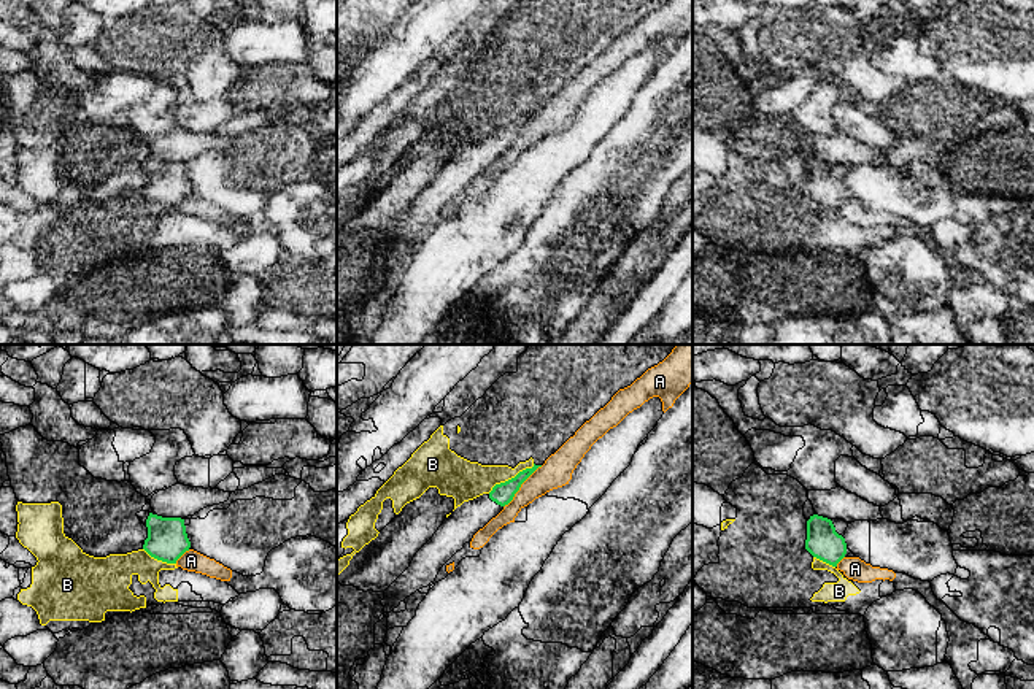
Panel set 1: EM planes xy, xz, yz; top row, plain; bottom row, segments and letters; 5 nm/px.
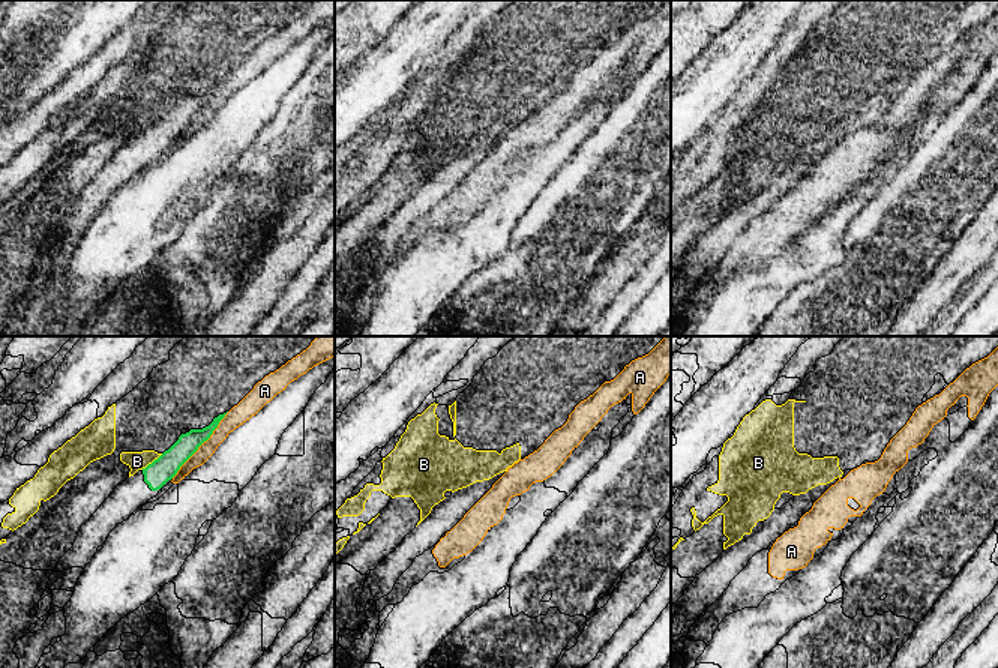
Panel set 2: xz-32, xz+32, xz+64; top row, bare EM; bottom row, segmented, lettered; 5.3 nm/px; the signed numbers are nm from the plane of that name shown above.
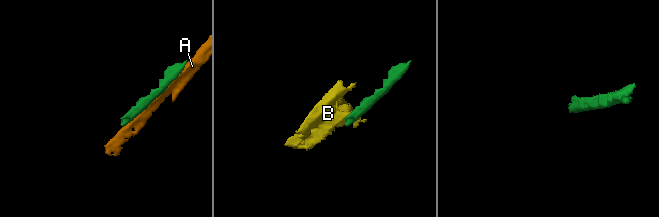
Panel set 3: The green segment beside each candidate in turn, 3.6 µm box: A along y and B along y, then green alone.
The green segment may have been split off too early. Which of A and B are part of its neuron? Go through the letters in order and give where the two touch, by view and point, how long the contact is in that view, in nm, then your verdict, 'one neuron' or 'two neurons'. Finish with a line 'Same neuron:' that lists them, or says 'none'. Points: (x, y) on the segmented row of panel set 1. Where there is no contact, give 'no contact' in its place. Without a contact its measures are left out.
A: xz (520, 486) | 300 nm | two neurons
B: xz (512, 478) | 280 nm | two neurons
Same neuron: none

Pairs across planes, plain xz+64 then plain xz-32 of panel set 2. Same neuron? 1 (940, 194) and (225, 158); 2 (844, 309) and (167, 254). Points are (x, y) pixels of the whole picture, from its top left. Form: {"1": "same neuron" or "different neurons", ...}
{"1": "different neurons", "2": "same neuron"}

